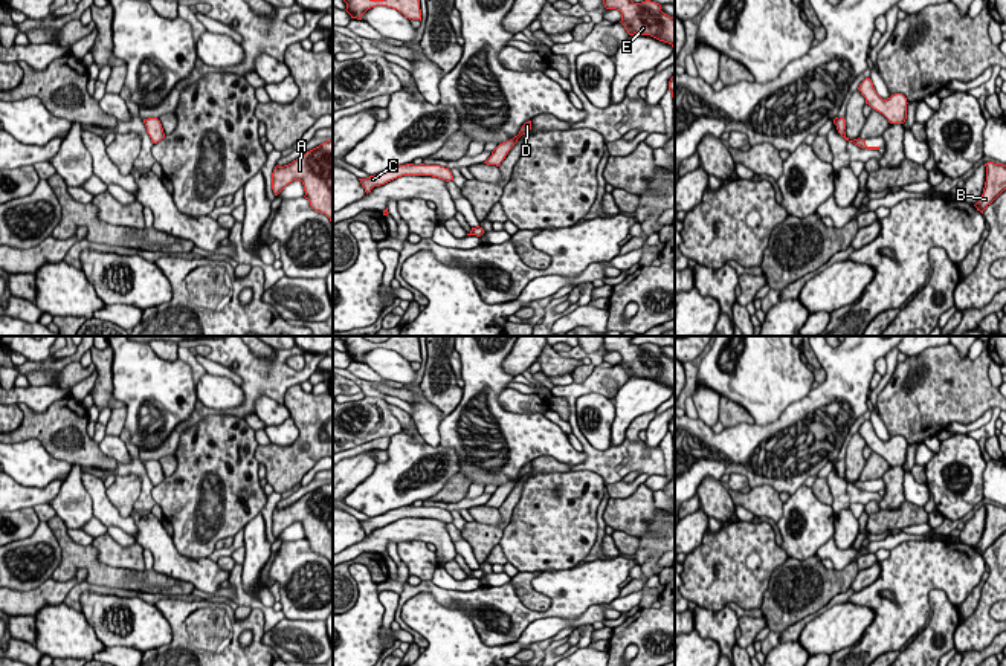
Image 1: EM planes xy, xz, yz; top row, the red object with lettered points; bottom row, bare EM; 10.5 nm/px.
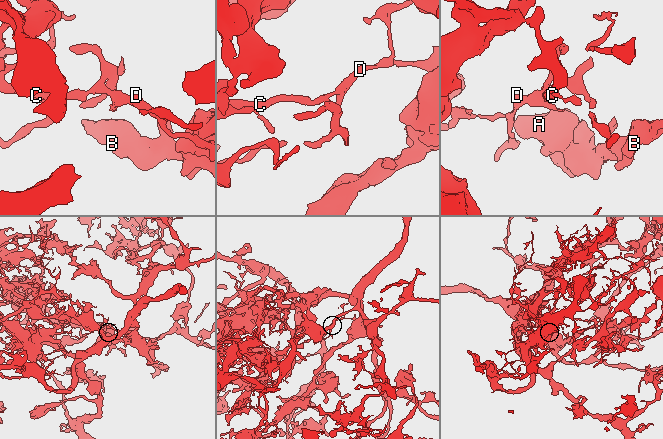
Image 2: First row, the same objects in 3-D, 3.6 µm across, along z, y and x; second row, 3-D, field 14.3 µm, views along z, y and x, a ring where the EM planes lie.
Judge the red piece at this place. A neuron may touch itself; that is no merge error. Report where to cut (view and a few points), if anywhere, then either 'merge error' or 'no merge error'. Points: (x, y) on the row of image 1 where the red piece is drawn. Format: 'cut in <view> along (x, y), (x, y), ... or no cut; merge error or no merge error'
cut in xy along (154, 121), (145, 126); merge error

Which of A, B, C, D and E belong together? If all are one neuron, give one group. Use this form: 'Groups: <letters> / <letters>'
Groups: A B D E / C

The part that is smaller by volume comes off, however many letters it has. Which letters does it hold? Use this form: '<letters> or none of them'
C

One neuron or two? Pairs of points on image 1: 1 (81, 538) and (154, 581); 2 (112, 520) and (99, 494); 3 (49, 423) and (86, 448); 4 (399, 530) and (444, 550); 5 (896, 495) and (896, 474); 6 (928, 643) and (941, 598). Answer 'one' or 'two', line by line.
1: two
2: one
3: one
4: one
5: one
6: one

